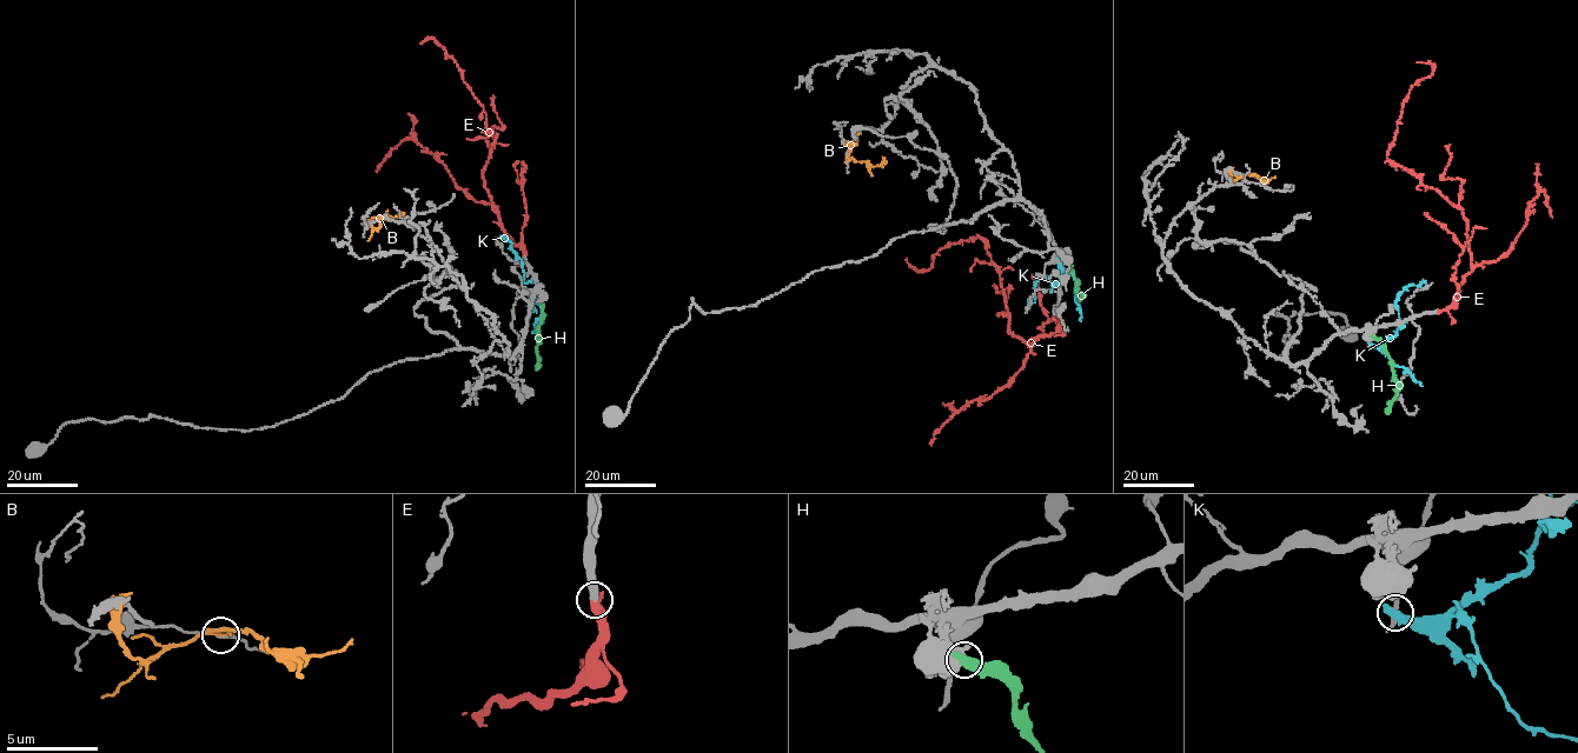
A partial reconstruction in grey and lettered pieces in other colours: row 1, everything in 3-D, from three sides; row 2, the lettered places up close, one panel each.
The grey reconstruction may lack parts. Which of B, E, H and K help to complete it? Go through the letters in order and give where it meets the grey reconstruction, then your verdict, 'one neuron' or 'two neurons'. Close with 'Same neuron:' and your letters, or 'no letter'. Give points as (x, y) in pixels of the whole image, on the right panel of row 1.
B: (1250, 175) | two neurons
E: (1437, 311) | one neuron
H: (1373, 338) | two neurons
K: (1370, 344) | two neurons
Same neuron: E

